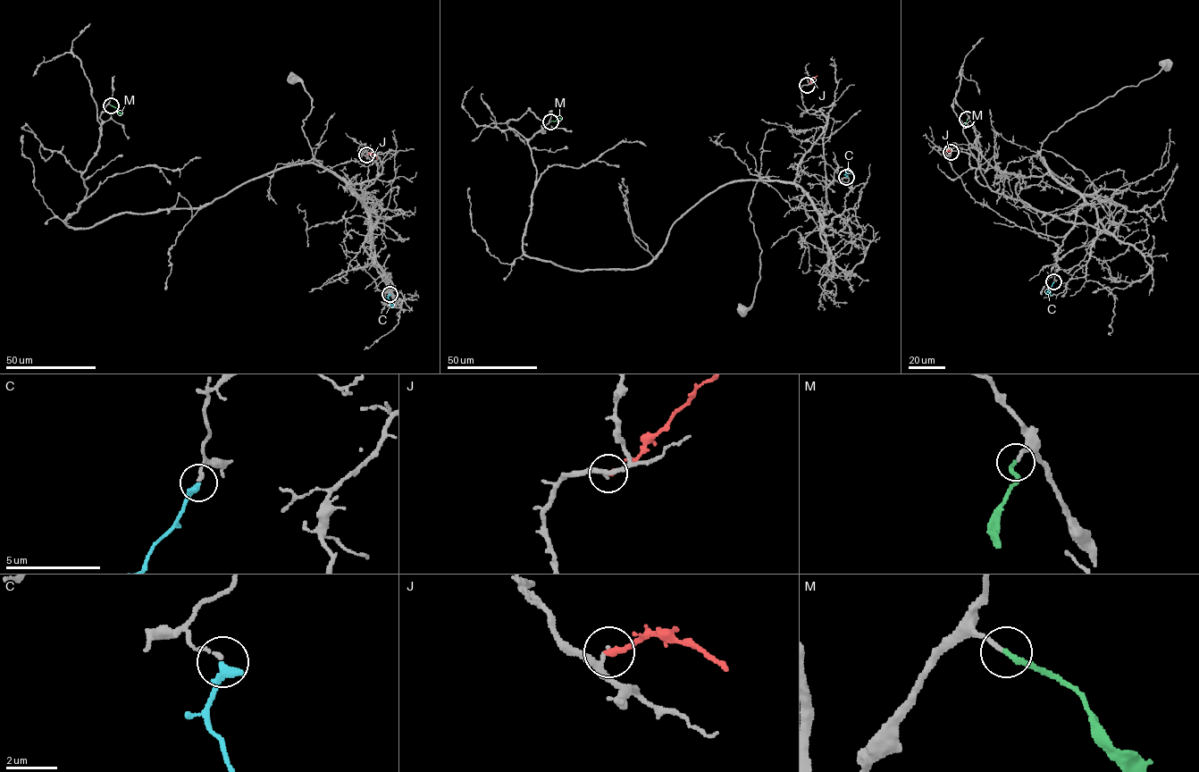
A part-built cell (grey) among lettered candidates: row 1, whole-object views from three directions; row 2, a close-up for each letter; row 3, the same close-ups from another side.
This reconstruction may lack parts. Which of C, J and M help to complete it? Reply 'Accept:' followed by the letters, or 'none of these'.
Accept: M

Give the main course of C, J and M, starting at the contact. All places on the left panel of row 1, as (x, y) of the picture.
C: (389, 294), (388, 298), (392, 306), (389, 307)
J: (366, 155), (370, 154), (377, 158)
M: (111, 105), (121, 113)

